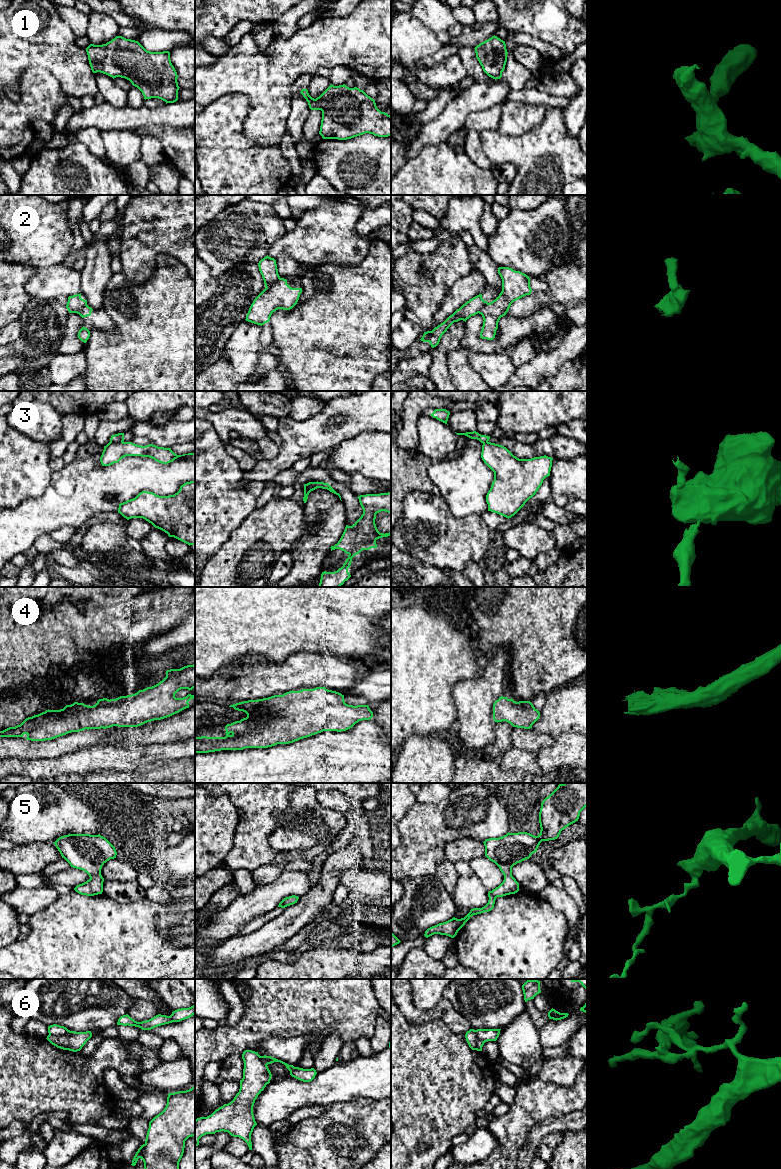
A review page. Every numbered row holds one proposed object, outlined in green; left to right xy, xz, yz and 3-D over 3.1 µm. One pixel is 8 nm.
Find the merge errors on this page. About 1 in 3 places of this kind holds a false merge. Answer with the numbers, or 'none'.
2, 3, 6

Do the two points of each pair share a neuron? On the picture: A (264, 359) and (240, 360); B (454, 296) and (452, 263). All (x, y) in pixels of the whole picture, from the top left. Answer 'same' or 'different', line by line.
A: different
B: different

